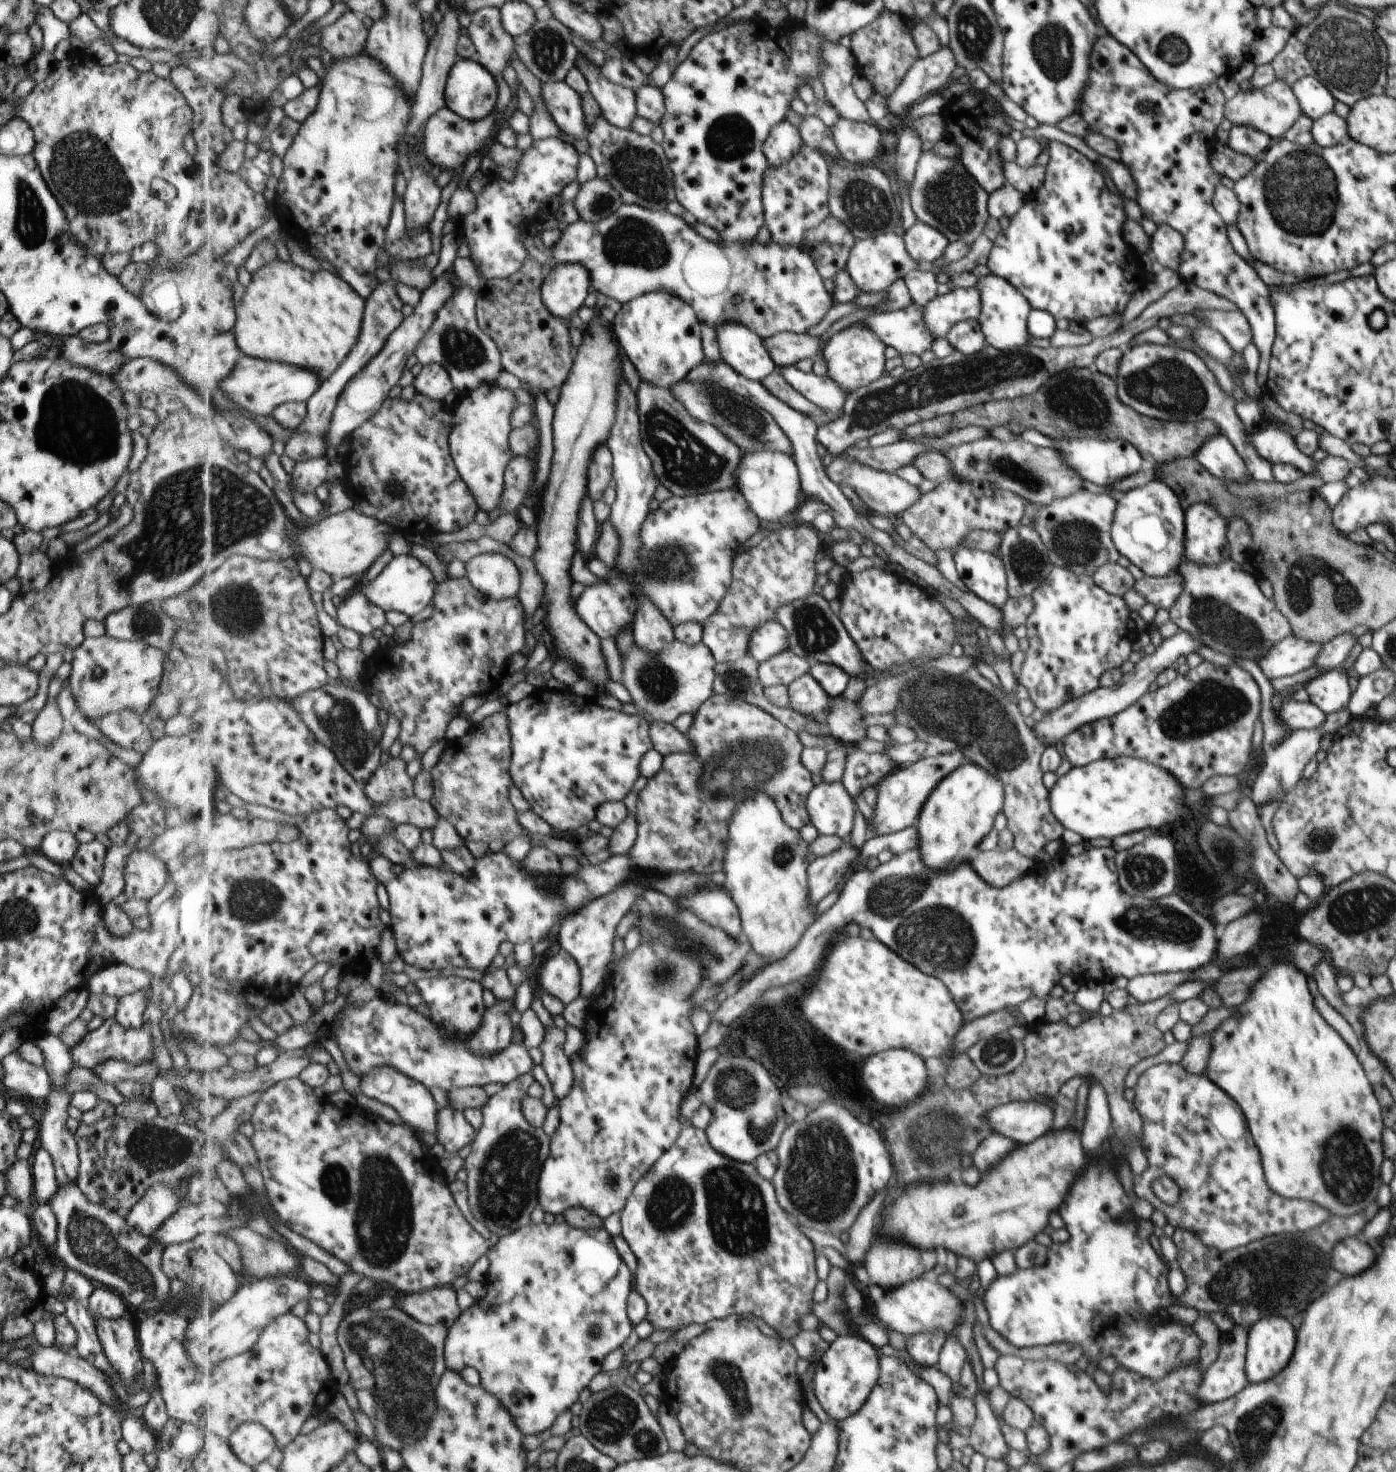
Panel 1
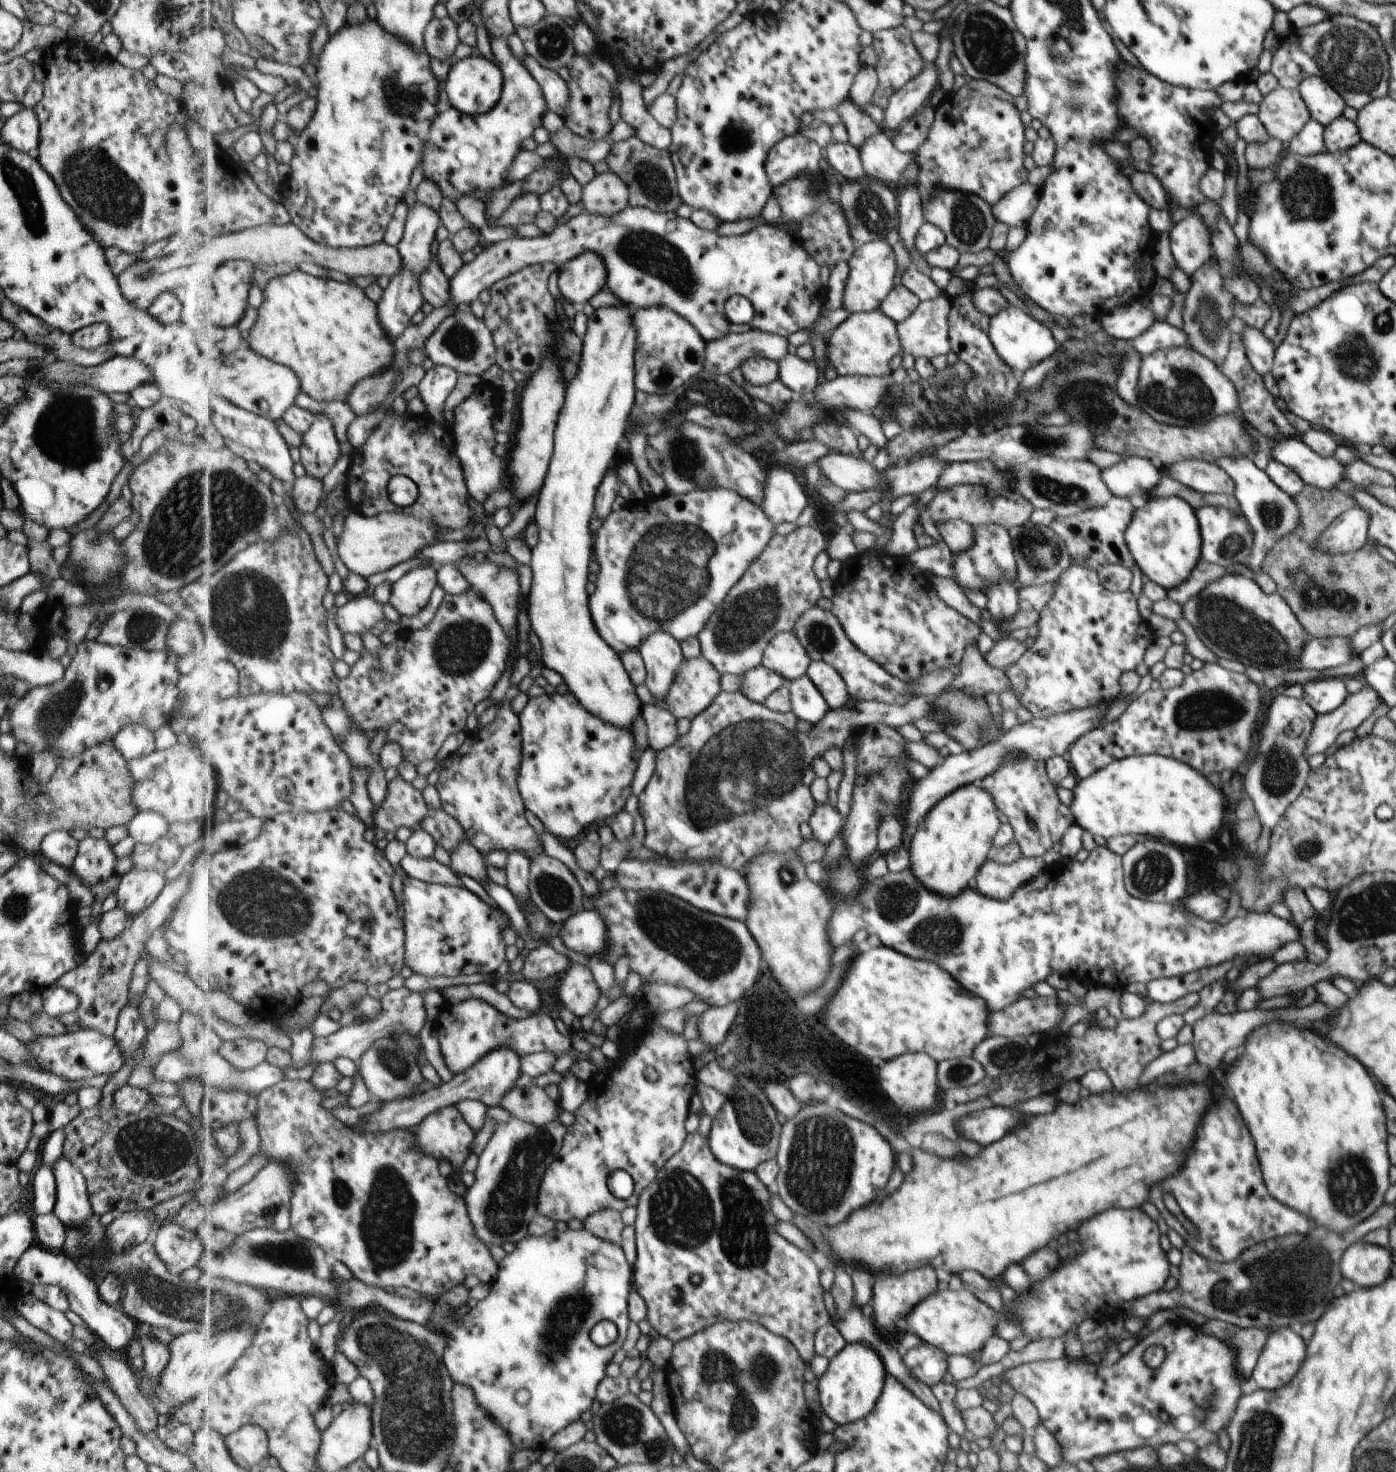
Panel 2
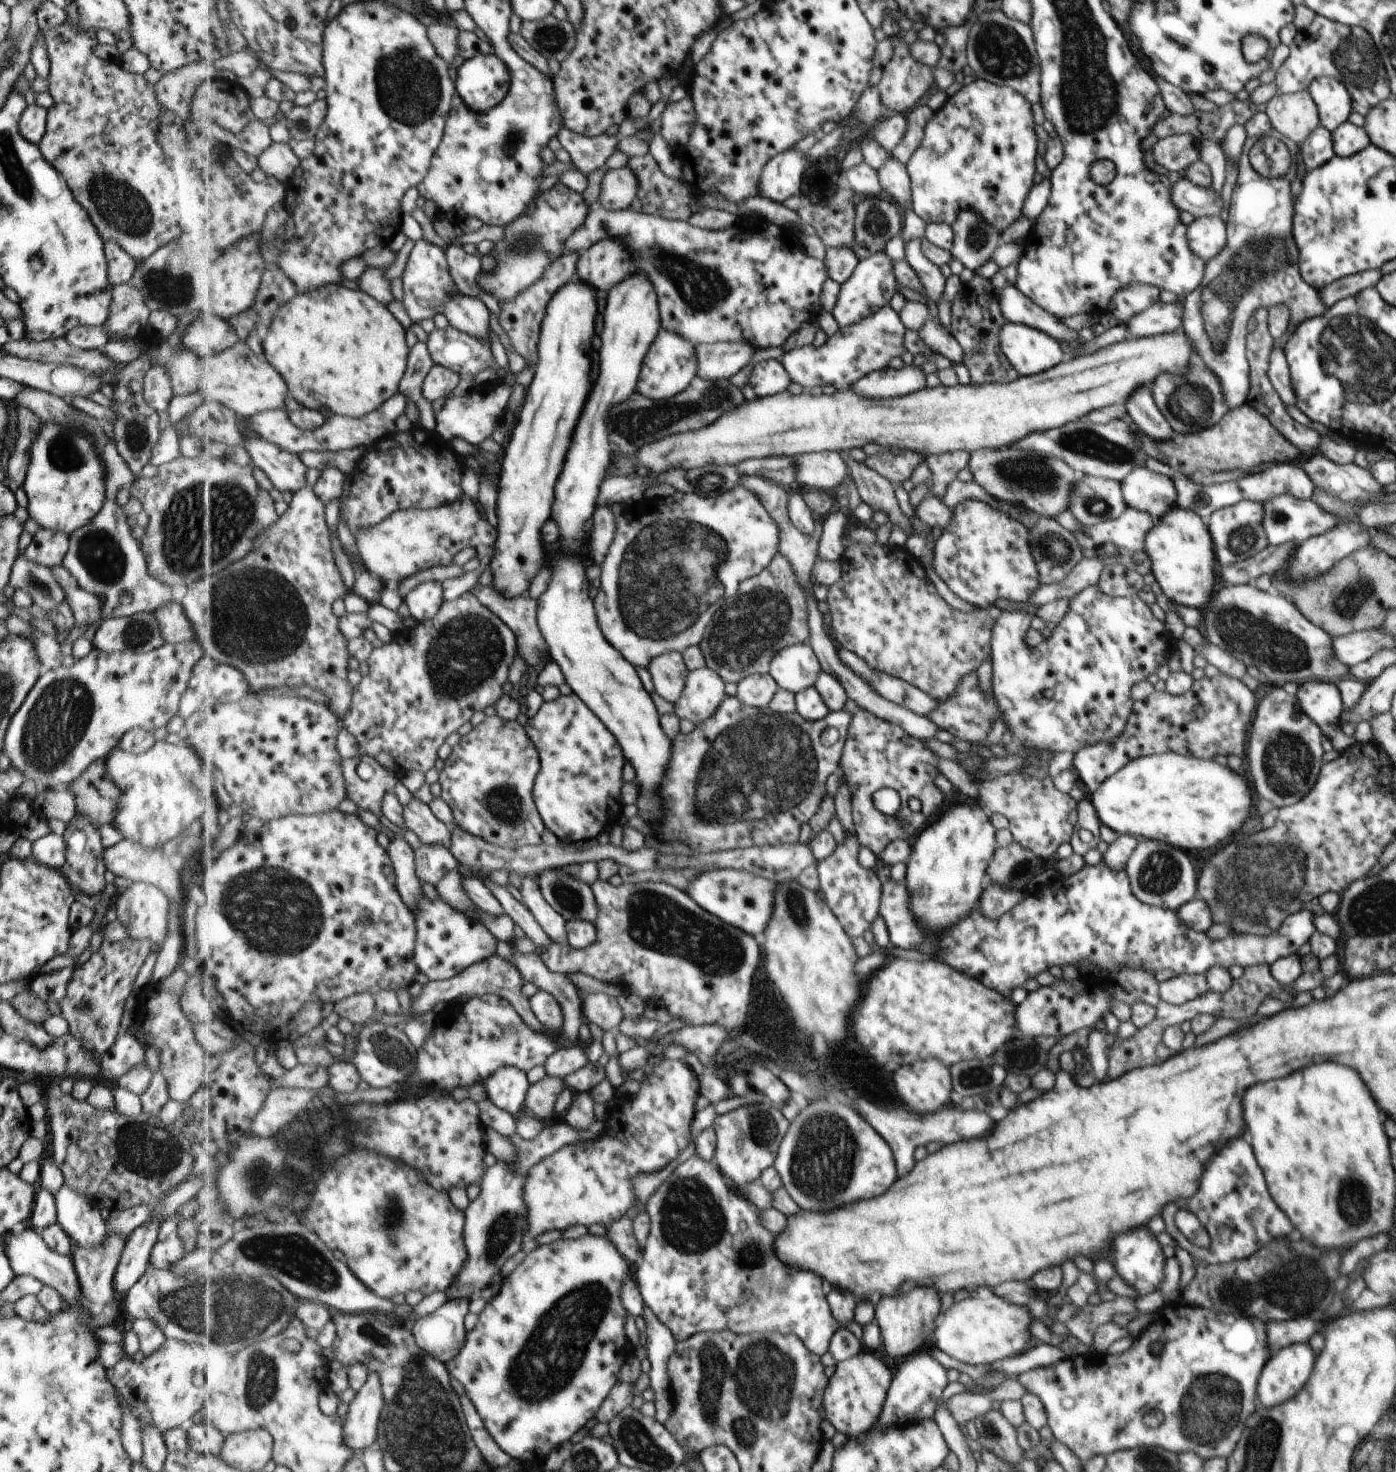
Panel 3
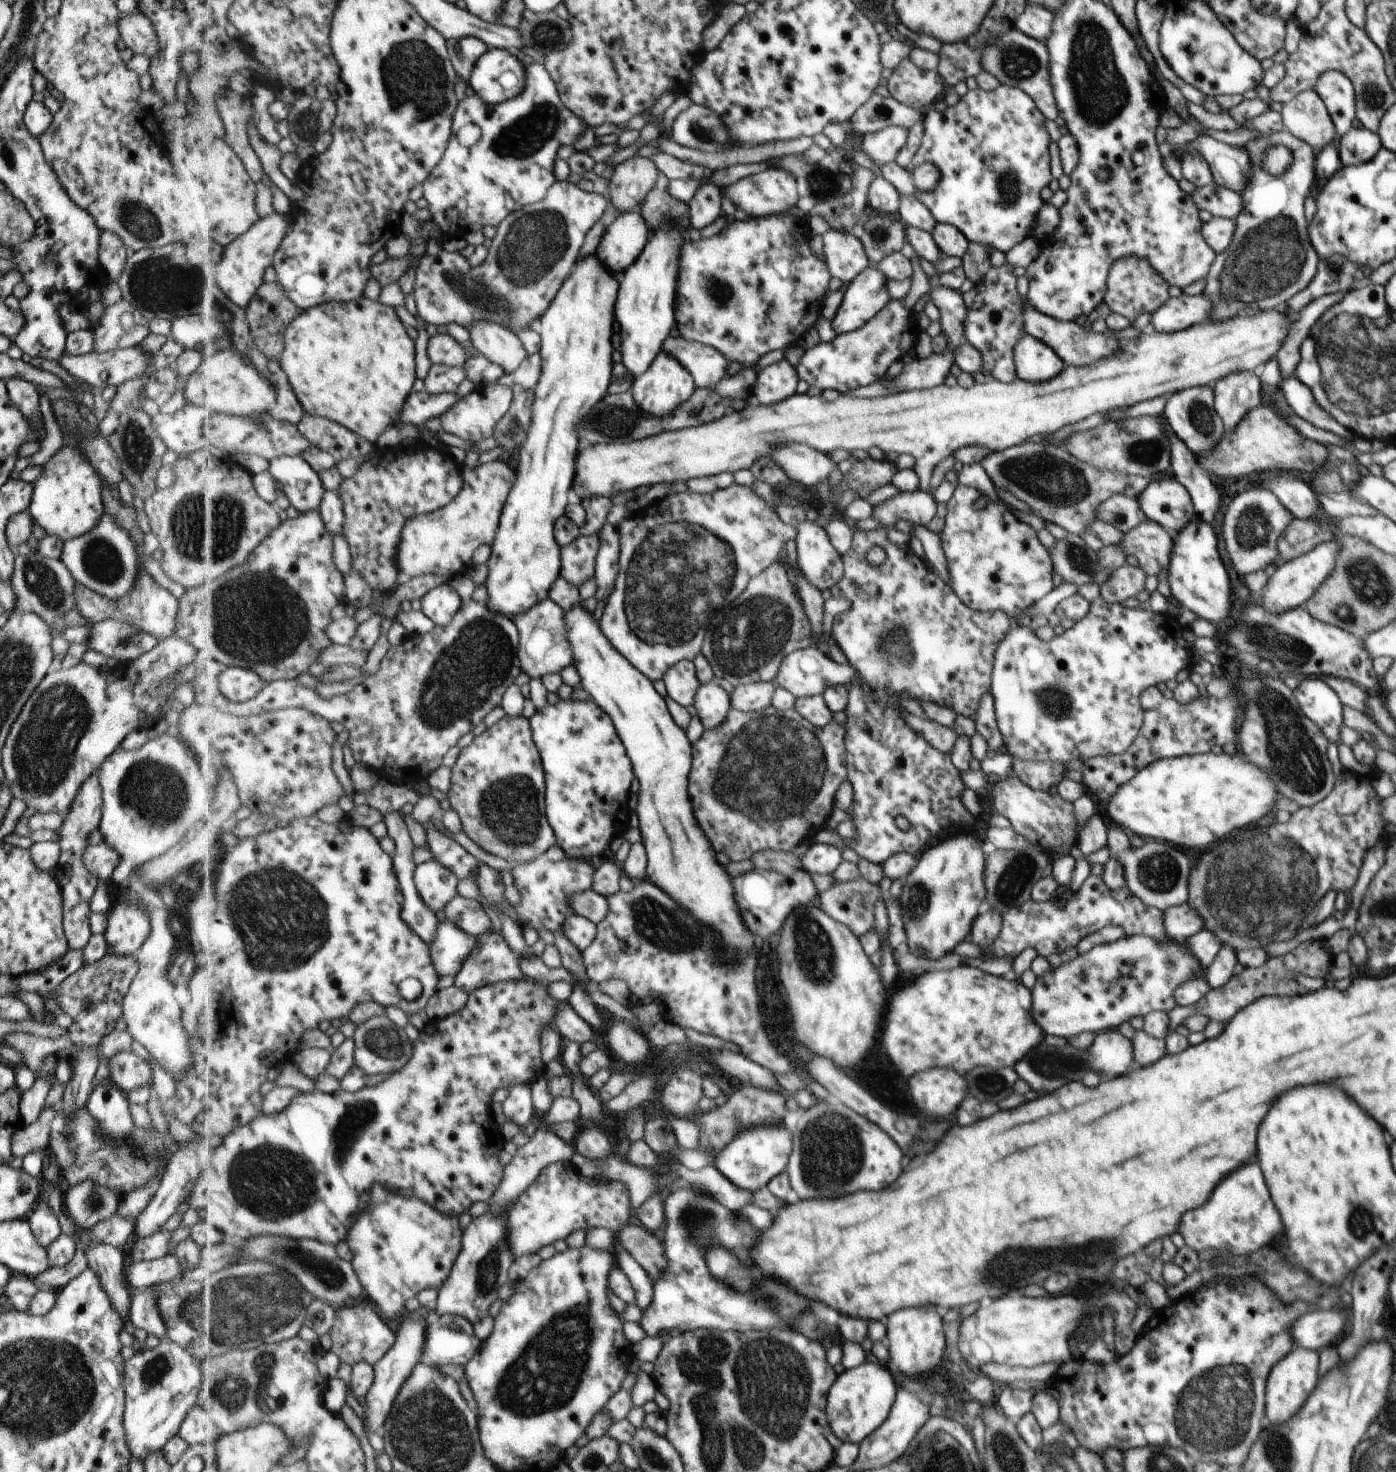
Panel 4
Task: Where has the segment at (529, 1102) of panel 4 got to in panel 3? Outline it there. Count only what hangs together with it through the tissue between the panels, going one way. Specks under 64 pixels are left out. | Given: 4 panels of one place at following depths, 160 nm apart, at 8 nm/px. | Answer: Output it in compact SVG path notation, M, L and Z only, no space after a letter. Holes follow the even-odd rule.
M501 1066L491 1078L481 1082L487 1098L499 1109L517 1117L525 1111L525 1098L531 1088L527 1074L517 1066Z

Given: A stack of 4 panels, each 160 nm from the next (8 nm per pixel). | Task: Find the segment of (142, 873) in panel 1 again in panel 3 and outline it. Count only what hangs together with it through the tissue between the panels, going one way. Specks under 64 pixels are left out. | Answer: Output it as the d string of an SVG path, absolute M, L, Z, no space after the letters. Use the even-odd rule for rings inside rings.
M129 882L129 886L112 899L112 903L117 914L116 920L125 928L126 937L133 940L149 940L158 945L163 943L166 936L168 901L161 890L145 882Z

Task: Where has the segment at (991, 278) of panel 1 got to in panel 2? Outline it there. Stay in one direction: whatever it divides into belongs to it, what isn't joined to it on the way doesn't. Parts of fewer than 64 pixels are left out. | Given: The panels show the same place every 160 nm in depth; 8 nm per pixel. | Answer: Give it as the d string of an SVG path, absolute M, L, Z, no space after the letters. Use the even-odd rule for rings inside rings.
M1009 305L988 320L989 340L997 356L1010 367L1016 375L1020 375L1030 366L1045 360L1057 350L1057 343L1053 341L1051 330L1047 329L1031 316Z

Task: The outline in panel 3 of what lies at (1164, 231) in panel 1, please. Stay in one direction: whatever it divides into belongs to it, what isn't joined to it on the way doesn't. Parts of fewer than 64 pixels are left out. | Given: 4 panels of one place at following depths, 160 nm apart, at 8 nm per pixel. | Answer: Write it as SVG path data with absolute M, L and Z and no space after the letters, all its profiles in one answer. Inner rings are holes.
M1217 216L1195 217L1186 228L1190 250L1204 263L1216 256L1225 245L1225 224Z

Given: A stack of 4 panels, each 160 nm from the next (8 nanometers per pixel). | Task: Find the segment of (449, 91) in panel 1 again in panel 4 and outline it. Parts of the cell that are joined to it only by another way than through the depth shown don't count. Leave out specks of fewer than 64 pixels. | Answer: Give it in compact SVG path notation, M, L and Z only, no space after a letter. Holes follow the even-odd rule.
M491 48L473 68L469 86L489 105L502 105L525 90L527 72L513 51Z

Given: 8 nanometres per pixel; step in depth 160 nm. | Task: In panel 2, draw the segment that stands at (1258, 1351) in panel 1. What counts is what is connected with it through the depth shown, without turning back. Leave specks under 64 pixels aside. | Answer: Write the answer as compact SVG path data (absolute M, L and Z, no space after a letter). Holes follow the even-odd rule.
M1271 1328L1256 1360L1250 1380L1255 1389L1275 1390L1285 1386L1305 1358L1303 1340L1289 1328Z

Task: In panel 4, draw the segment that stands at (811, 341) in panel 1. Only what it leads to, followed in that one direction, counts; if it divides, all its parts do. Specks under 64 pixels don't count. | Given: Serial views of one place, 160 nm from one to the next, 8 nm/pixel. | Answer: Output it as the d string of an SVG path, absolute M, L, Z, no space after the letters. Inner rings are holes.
M671 336L662 351L674 355L691 372L698 388L715 387L728 376L730 359L713 346Z

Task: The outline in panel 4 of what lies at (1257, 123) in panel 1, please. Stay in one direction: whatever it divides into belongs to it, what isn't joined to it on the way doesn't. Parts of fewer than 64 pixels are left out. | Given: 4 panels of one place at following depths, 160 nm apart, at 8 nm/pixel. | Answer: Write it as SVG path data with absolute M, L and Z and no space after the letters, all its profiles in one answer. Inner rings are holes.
M1313 88L1291 98L1290 102L1283 102L1279 116L1291 137L1309 144L1315 150L1333 143L1336 132L1333 120Z

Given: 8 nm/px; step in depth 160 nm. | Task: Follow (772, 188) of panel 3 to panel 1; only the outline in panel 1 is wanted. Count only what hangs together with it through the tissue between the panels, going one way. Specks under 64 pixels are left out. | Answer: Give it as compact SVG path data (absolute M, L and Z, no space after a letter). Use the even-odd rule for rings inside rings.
M783 121L773 127L764 150L770 166L780 167L795 158L805 146L807 144L800 130L788 121Z

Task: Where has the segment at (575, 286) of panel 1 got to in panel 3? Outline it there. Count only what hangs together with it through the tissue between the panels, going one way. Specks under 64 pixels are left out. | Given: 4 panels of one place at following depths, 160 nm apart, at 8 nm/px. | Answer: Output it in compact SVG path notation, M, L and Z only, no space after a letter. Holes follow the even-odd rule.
M603 240L583 251L579 258L579 278L593 286L600 295L609 294L619 282L636 273L630 250L617 240Z

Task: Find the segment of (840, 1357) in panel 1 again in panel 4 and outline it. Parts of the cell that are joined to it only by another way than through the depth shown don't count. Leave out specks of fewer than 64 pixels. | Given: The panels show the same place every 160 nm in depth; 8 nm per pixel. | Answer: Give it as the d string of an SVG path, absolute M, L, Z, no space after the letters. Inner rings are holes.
M870 1359L861 1366L845 1370L838 1376L838 1381L831 1386L827 1402L827 1415L830 1430L845 1442L859 1445L867 1436L878 1429L889 1417L895 1401L895 1384L885 1368L873 1364Z

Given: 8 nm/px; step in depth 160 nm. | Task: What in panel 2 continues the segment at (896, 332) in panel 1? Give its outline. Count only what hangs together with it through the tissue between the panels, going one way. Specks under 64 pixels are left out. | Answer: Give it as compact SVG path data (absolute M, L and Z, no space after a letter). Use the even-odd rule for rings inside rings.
M939 295L937 298L918 301L915 310L901 322L895 323L898 329L898 339L905 354L911 354L914 359L923 357L931 359L939 354L950 351L948 343L948 326L946 319L950 309L948 296Z

